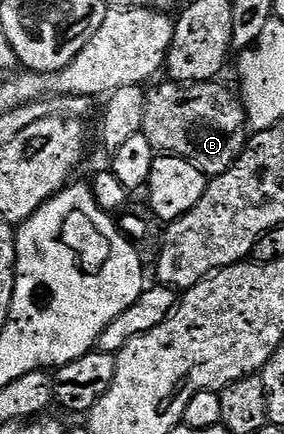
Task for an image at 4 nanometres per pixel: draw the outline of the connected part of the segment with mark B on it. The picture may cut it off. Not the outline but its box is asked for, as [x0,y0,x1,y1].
[141,80,247,179]

